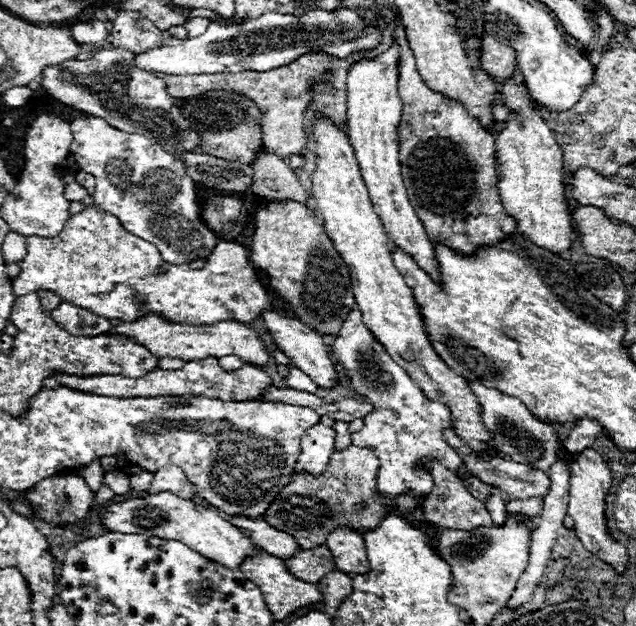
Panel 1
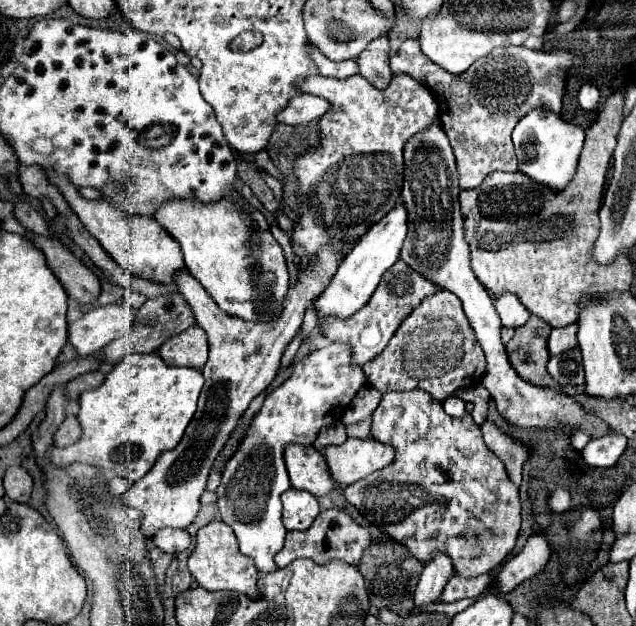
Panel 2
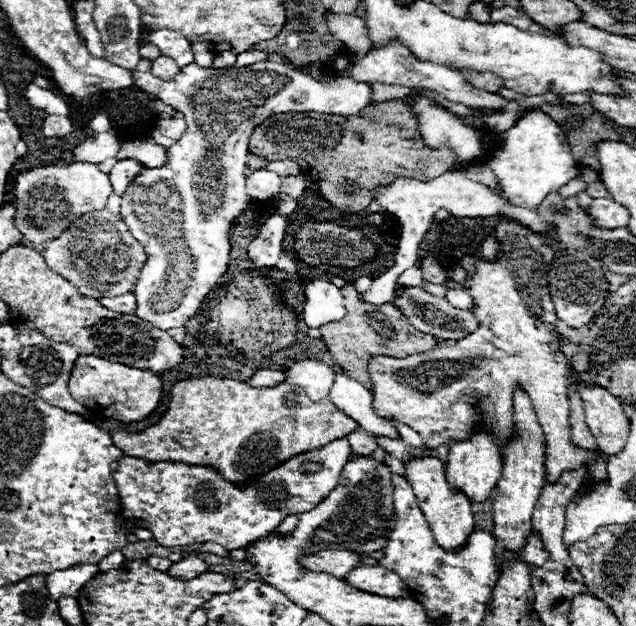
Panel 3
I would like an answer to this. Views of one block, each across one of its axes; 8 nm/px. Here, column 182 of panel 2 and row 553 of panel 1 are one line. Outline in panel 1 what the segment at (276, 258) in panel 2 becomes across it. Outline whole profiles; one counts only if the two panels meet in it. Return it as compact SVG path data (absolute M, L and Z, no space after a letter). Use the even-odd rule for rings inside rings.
M172 492L146 494L144 498L130 498L124 502L110 502L100 512L100 520L112 532L146 534L146 536L158 536L168 540L180 540L188 544L188 548L200 552L202 556L230 570L238 568L248 556L260 550L240 528L236 528L230 520L224 520L220 512L198 506L192 500L184 500Z

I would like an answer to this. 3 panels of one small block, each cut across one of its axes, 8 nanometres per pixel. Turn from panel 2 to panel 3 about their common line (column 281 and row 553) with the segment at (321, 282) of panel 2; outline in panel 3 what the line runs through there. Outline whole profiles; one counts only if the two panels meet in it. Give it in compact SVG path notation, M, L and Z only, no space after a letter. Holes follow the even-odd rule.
M322 550L318 554L312 554L304 560L304 566L306 568L312 568L312 570L322 570L322 572L328 572L336 578L346 578L352 568L358 568L362 566L362 554L358 552L352 552L352 550Z

